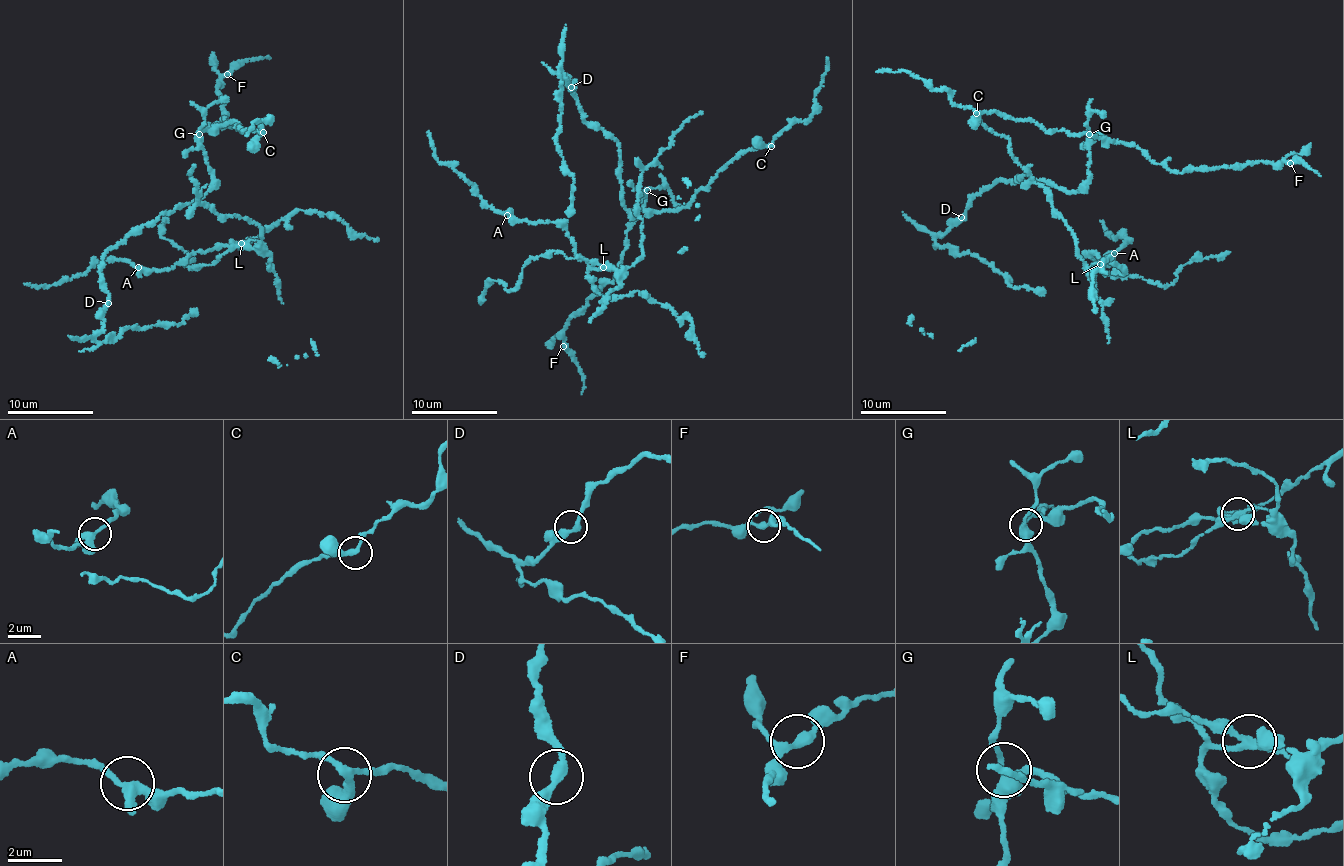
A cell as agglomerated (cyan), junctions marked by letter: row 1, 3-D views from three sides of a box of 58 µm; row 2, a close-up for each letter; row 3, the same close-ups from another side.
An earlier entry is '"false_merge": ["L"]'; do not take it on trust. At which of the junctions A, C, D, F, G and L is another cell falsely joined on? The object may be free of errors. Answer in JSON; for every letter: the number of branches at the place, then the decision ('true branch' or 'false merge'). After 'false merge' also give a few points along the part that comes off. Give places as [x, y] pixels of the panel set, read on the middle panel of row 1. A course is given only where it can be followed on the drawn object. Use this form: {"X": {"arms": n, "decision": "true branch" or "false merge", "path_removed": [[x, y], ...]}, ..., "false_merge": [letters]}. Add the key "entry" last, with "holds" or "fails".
{"A": {"arms": 3, "decision": "true branch"}, "C": {"arms": 3, "decision": "true branch"}, "D": {"arms": 2, "decision": "true branch"}, "F": {"arms": 3, "decision": "true branch"}, "G": {"arms": 4, "decision": "true branch"}, "L": {"arms": 4, "decision": "false merge", "path_removed": [[604, 266], [622, 271], [640, 259], [641, 177], [666, 148], [680, 126], [702, 112]]}, "false_merge": ["L"], "entry": "holds"}

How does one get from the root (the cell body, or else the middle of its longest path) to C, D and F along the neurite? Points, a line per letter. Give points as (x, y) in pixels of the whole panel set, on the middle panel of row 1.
C: (619, 144), (621, 205), (632, 212), (645, 195), (645, 209), (669, 212), (684, 207), (735, 159), (771, 146)
D: (619, 144), (606, 132), (582, 120), (582, 110), (570, 90), (574, 85), (571, 87)
F: (619, 144), (621, 205), (632, 212), (645, 195), (645, 206), (626, 232), (616, 278), (569, 320), (563, 346)

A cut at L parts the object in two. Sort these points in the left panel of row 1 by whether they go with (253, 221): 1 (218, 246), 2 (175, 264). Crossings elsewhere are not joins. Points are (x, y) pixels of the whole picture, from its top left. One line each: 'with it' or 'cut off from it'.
1: cut off from it
2: cut off from it

